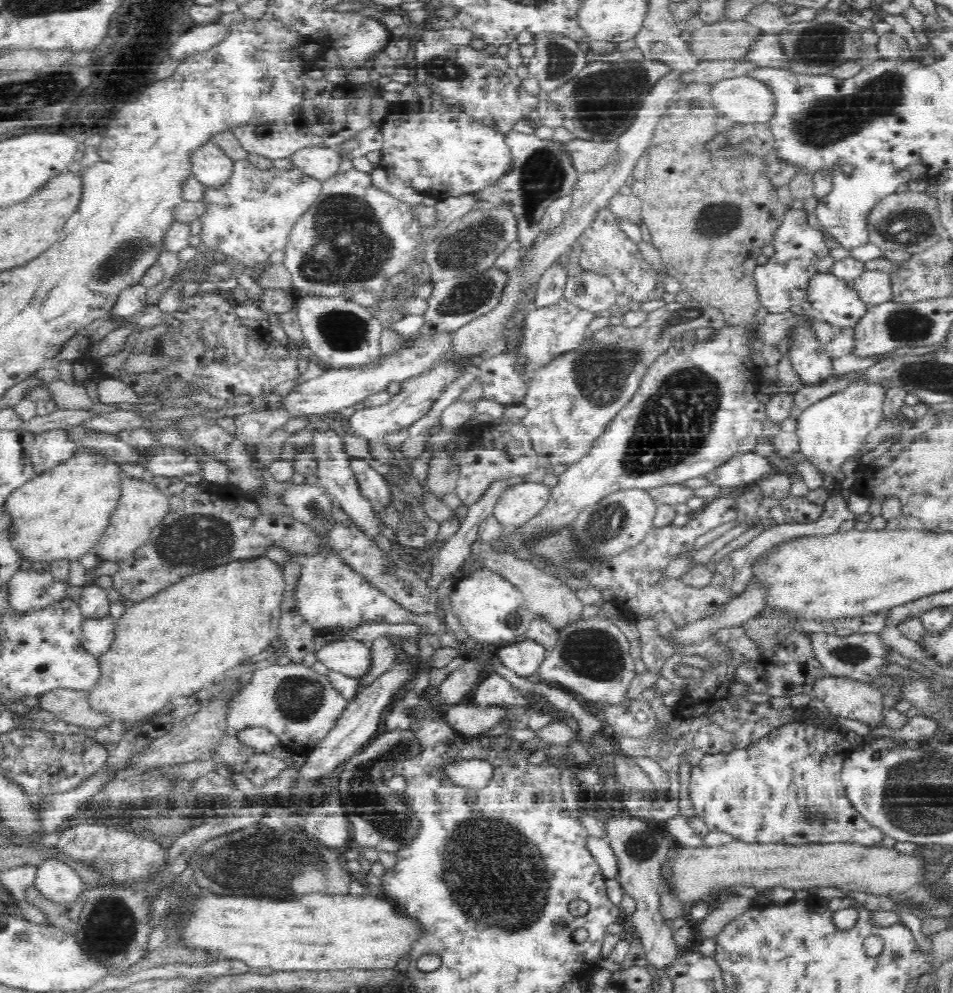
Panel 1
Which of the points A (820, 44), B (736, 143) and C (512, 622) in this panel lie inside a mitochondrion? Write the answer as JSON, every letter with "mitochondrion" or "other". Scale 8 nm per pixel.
{"A":"mitochondrion","B":"mitochondrion","C":"other"}

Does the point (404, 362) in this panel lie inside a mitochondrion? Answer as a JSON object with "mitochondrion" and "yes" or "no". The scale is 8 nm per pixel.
{"mitochondrion":"no"}

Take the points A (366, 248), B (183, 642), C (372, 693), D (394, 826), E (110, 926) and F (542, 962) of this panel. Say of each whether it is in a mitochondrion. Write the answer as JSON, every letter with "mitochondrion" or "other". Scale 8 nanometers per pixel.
{"A":"mitochondrion","B":"mitochondrion","C":"other","D":"mitochondrion","E":"mitochondrion","F":"other"}

